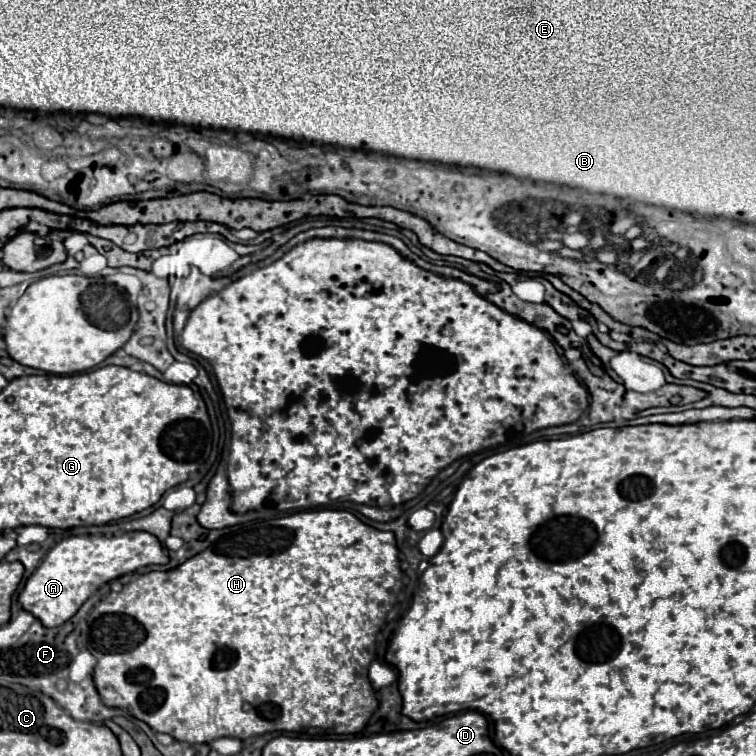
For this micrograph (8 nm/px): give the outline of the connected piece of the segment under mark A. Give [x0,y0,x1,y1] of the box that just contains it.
[18,531,168,627]

